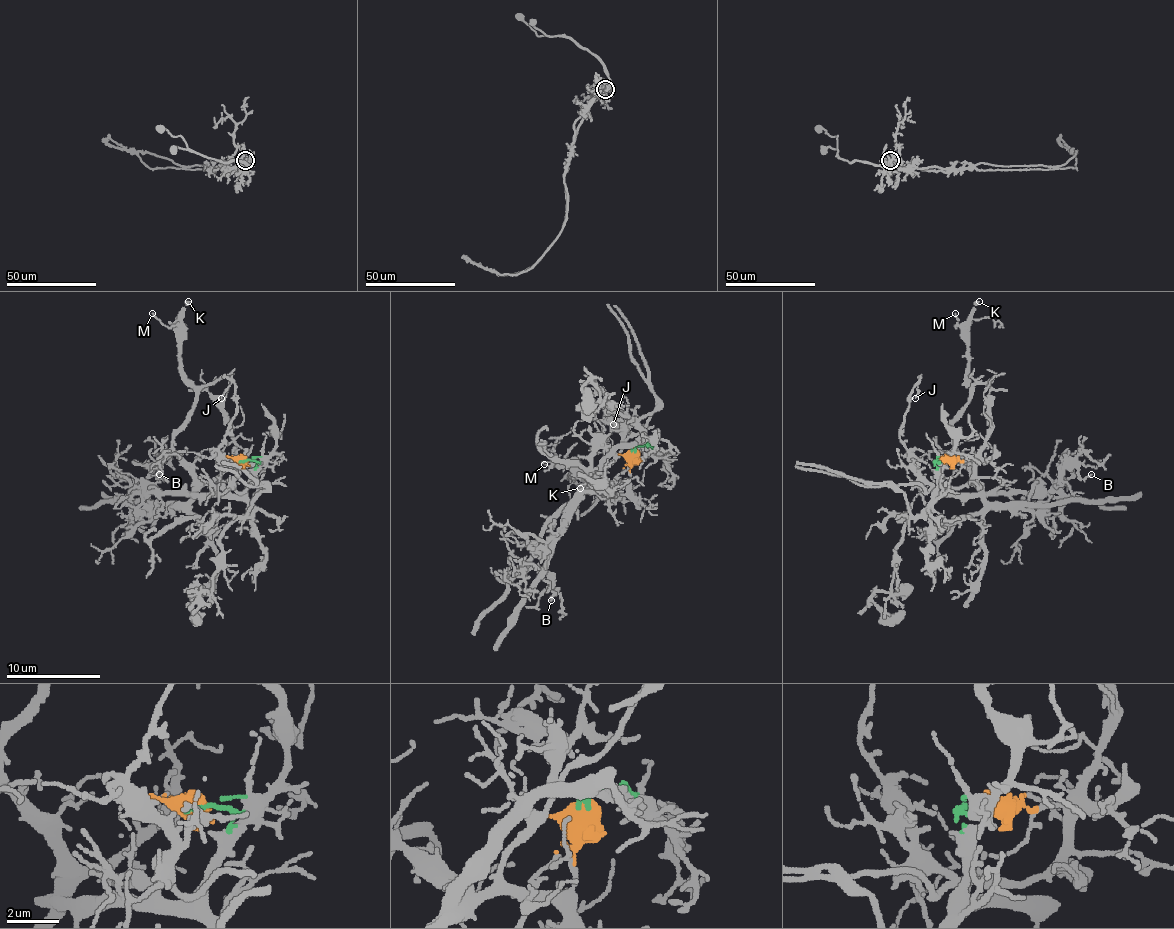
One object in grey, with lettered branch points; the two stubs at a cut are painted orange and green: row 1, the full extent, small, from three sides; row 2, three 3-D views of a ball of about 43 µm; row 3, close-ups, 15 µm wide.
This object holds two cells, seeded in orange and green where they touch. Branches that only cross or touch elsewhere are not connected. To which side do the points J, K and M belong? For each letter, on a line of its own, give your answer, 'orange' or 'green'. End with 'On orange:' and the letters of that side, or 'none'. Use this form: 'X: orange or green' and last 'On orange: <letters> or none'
J: green
K: orange
M: orange
On orange: K, M

